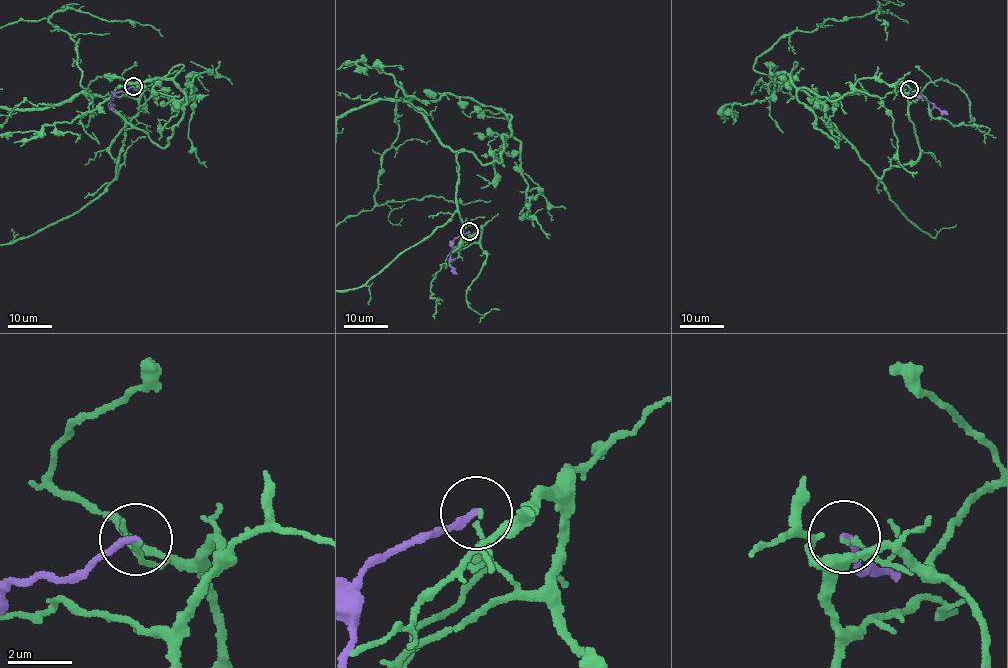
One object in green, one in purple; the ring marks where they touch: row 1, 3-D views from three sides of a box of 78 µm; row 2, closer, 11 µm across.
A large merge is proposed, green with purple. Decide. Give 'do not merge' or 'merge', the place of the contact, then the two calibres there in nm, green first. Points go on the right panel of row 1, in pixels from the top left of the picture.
do not merge; place (909, 89); calibres 110 and 200 nm

